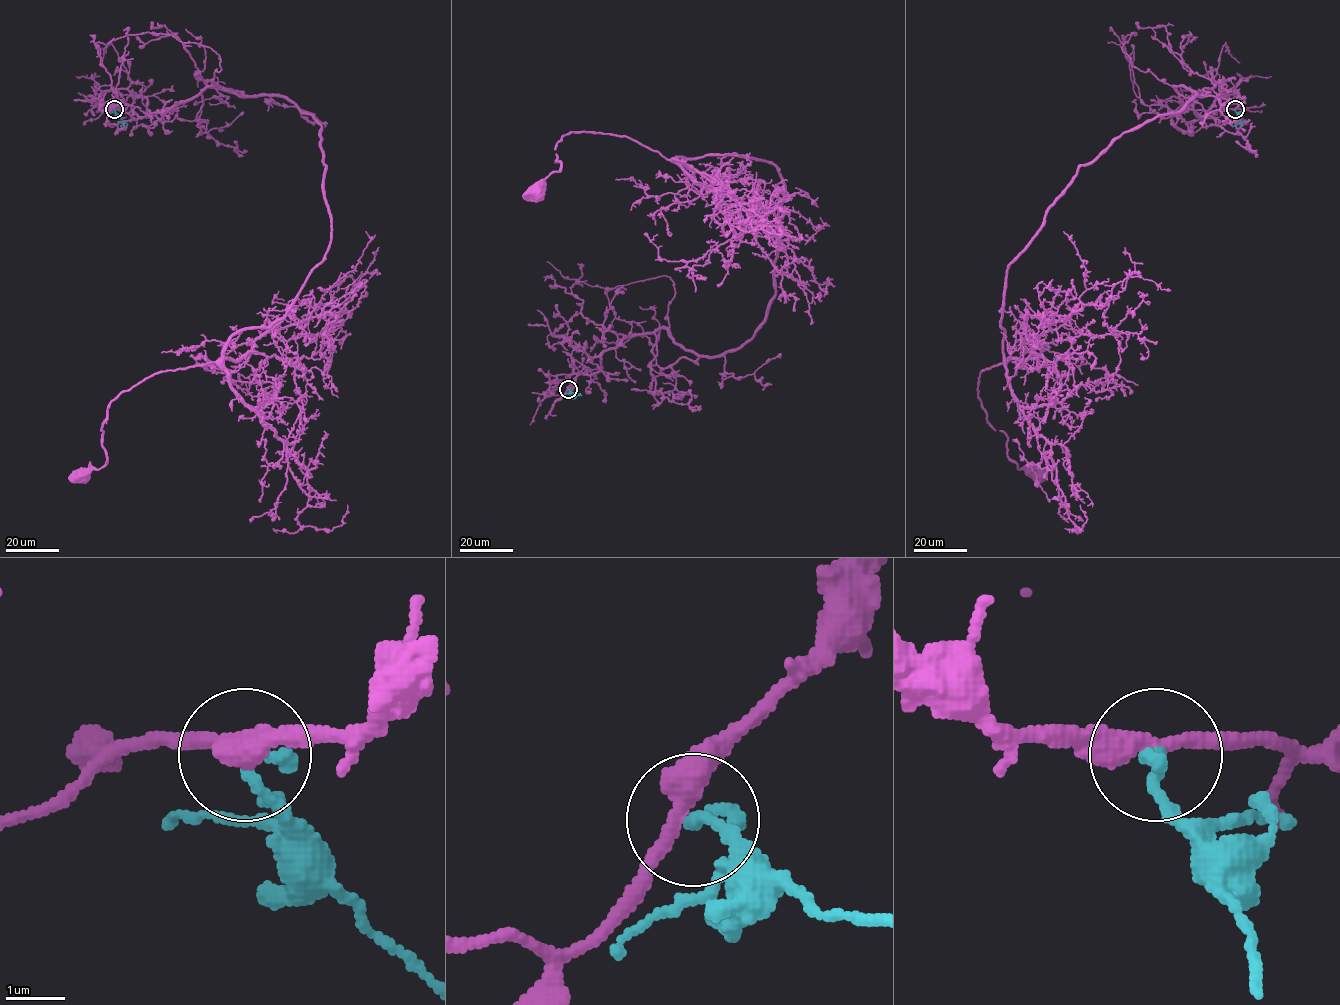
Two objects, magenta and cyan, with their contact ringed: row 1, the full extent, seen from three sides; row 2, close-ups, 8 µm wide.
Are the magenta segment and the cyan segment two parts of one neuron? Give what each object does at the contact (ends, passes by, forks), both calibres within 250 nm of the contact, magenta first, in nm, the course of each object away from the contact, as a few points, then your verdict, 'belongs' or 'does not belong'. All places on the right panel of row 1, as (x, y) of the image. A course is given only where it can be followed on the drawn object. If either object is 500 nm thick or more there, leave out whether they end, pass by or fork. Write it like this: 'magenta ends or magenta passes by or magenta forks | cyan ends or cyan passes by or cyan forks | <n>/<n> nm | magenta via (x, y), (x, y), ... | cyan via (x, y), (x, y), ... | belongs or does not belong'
magenta passes by | cyan ends | 340/280 nm | magenta via (1235, 109), (1174, 86), (1202, 95), (1078, 167), (1009, 265), (978, 397), (1037, 472) | cyan via (1235, 110), (1240, 121), (1232, 126) | does not belong

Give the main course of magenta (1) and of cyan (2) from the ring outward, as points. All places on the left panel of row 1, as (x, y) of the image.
1: (114, 109), (211, 86), (287, 97), (321, 125), (331, 241), (283, 317), (122, 390), (106, 462), (81, 472)
2: (114, 110), (123, 121), (121, 126)

